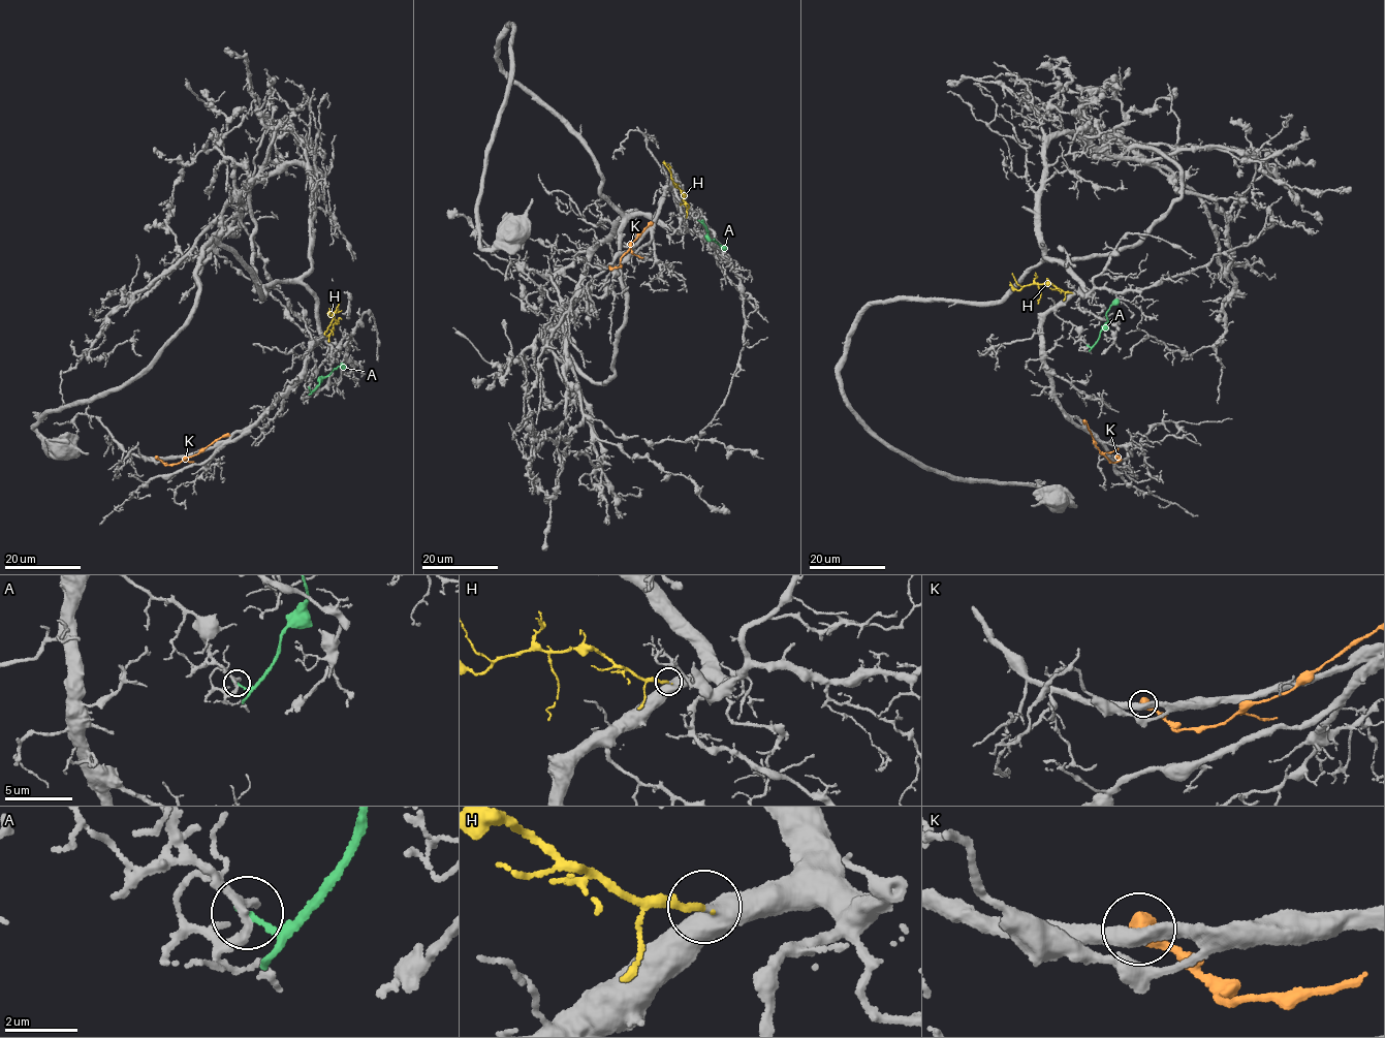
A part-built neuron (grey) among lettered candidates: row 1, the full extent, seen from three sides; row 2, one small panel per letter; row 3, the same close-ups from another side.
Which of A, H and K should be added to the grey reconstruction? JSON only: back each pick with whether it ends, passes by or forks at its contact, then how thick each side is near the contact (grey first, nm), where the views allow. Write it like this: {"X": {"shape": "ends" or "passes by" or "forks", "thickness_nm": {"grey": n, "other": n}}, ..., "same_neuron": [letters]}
{"H": {"shape": "ends", "thickness_nm": {"grey": 440, "other": 190}}, "same_neuron": ["H"]}

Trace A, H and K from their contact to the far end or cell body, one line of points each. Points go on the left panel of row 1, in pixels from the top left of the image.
A: (309, 388), (311, 391), (333, 370), (344, 368)
H: (326, 336), (338, 322), (332, 316), (340, 301)
K: (156, 458), (165, 466), (178, 463), (229, 434)

